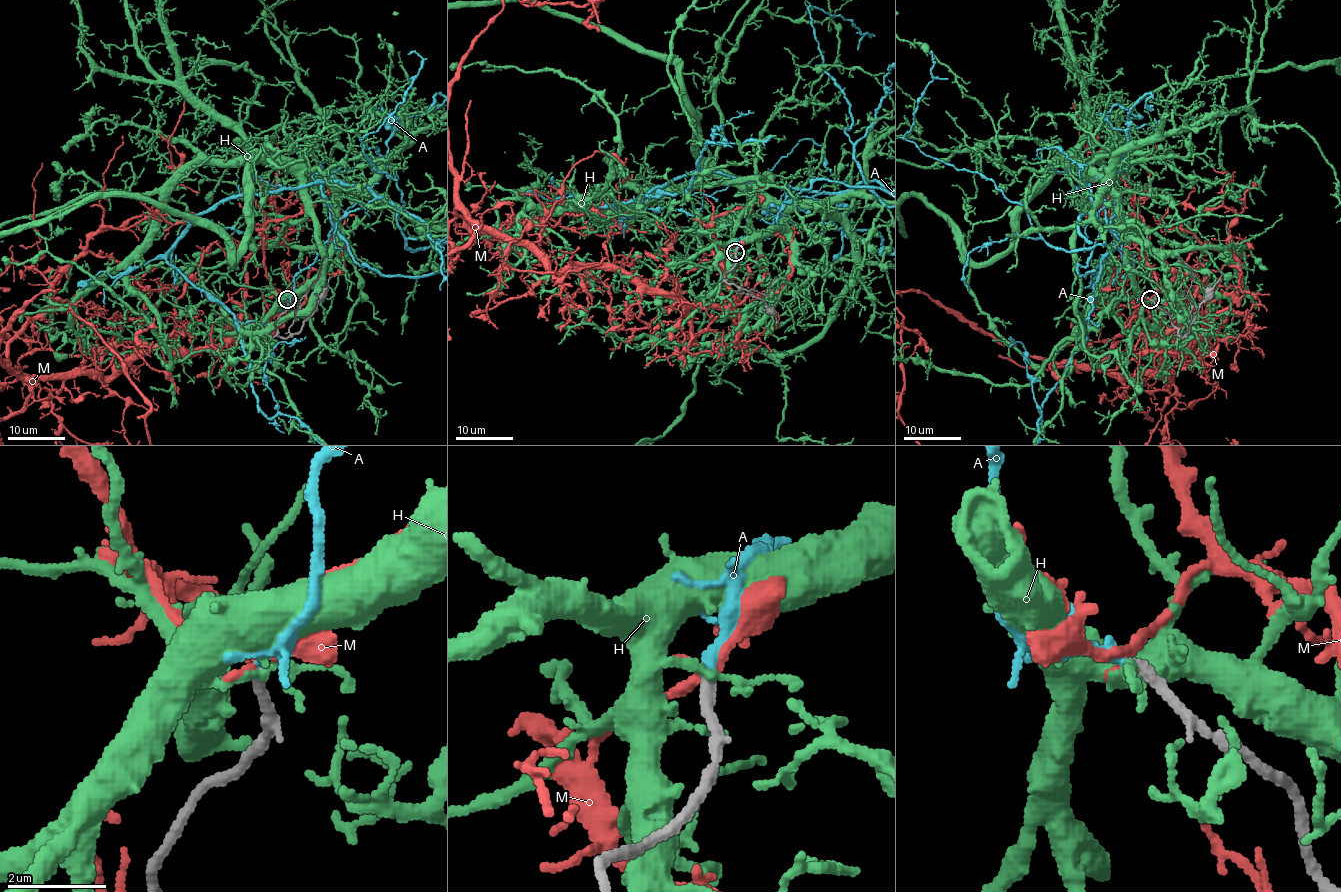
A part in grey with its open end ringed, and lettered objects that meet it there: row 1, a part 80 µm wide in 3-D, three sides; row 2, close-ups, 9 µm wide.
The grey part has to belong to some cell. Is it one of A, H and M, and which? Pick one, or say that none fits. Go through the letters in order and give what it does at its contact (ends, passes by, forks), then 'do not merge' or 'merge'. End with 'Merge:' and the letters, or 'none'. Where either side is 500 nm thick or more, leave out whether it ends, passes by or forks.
A: it ends; merge
H: it forks; do not merge
M: it passes by; do not merge
Merge: A

